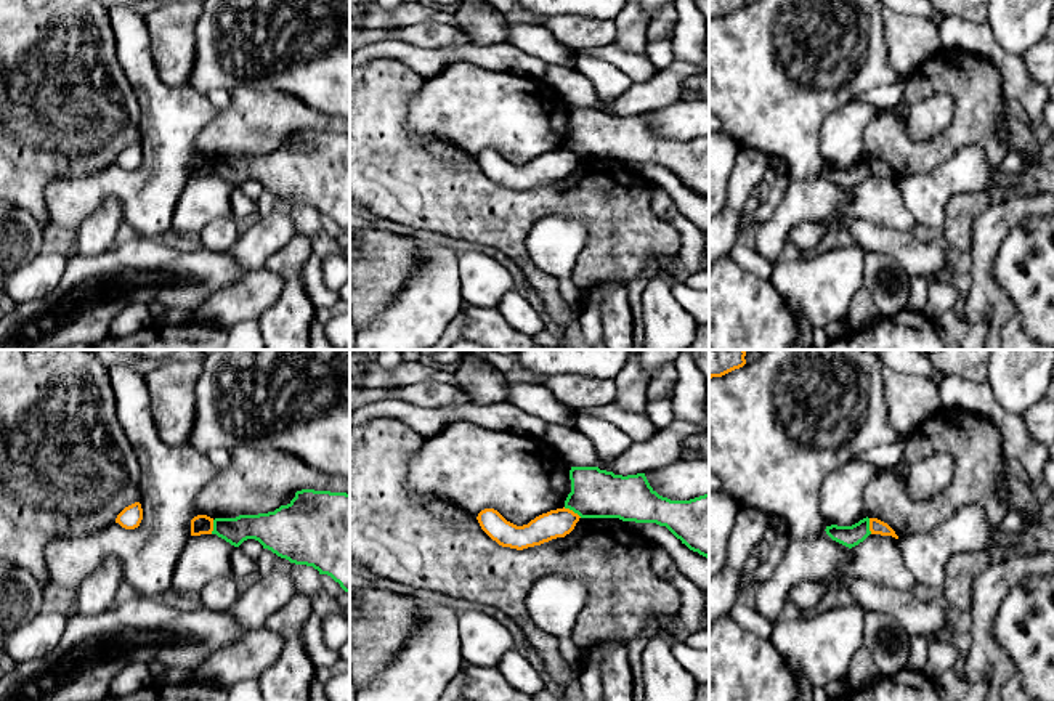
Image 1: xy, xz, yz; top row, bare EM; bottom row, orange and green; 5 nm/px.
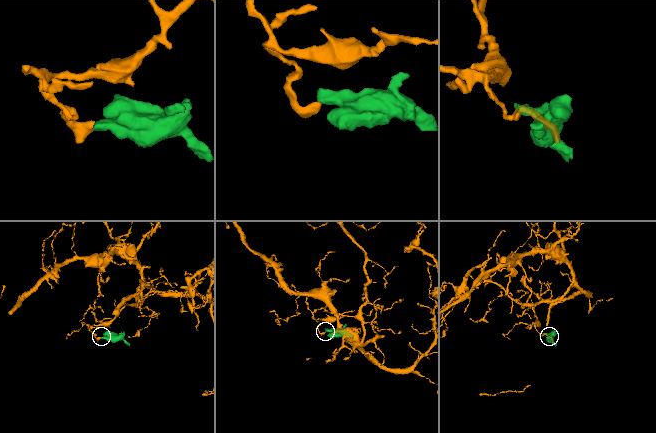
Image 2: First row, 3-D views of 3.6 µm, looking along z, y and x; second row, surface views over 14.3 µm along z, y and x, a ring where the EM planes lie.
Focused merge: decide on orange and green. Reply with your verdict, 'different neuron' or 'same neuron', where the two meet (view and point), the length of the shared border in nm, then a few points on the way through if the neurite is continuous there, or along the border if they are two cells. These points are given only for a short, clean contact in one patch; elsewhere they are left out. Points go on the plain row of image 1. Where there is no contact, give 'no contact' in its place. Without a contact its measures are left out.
different neuron; contact xz (573, 153); length 110 nm; border xz (563, 148), (581, 158)

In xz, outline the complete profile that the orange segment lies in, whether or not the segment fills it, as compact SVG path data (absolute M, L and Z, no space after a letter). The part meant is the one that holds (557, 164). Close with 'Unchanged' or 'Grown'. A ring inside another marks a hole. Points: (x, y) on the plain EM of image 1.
M565 148L542 154L523 167L507 162L494 149L484 149L476 157L481 170L493 181L502 188L517 191L541 186L557 178L565 178L574 170L579 159L578 154Z. Unchanged

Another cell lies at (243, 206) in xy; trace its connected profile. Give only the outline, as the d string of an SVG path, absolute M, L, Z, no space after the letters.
M234 188L231 192L233 218L241 221L257 212L257 201L250 199L241 188Z

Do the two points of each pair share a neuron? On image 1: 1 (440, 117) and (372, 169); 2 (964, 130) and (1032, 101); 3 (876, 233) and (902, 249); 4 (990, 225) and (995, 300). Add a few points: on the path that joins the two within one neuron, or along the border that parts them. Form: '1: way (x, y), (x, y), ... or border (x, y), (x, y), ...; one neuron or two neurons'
1: border (413, 97), (408, 127), (454, 146); two neurons
2: border (993, 64), (1003, 81), (1003, 95), (1008, 100); two neurons
3: way (883, 239), (895, 244); one neuron
4: way (985, 244), (984, 281); one neuron

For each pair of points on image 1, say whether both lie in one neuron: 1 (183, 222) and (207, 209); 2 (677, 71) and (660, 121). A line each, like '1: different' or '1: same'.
1: same
2: different

